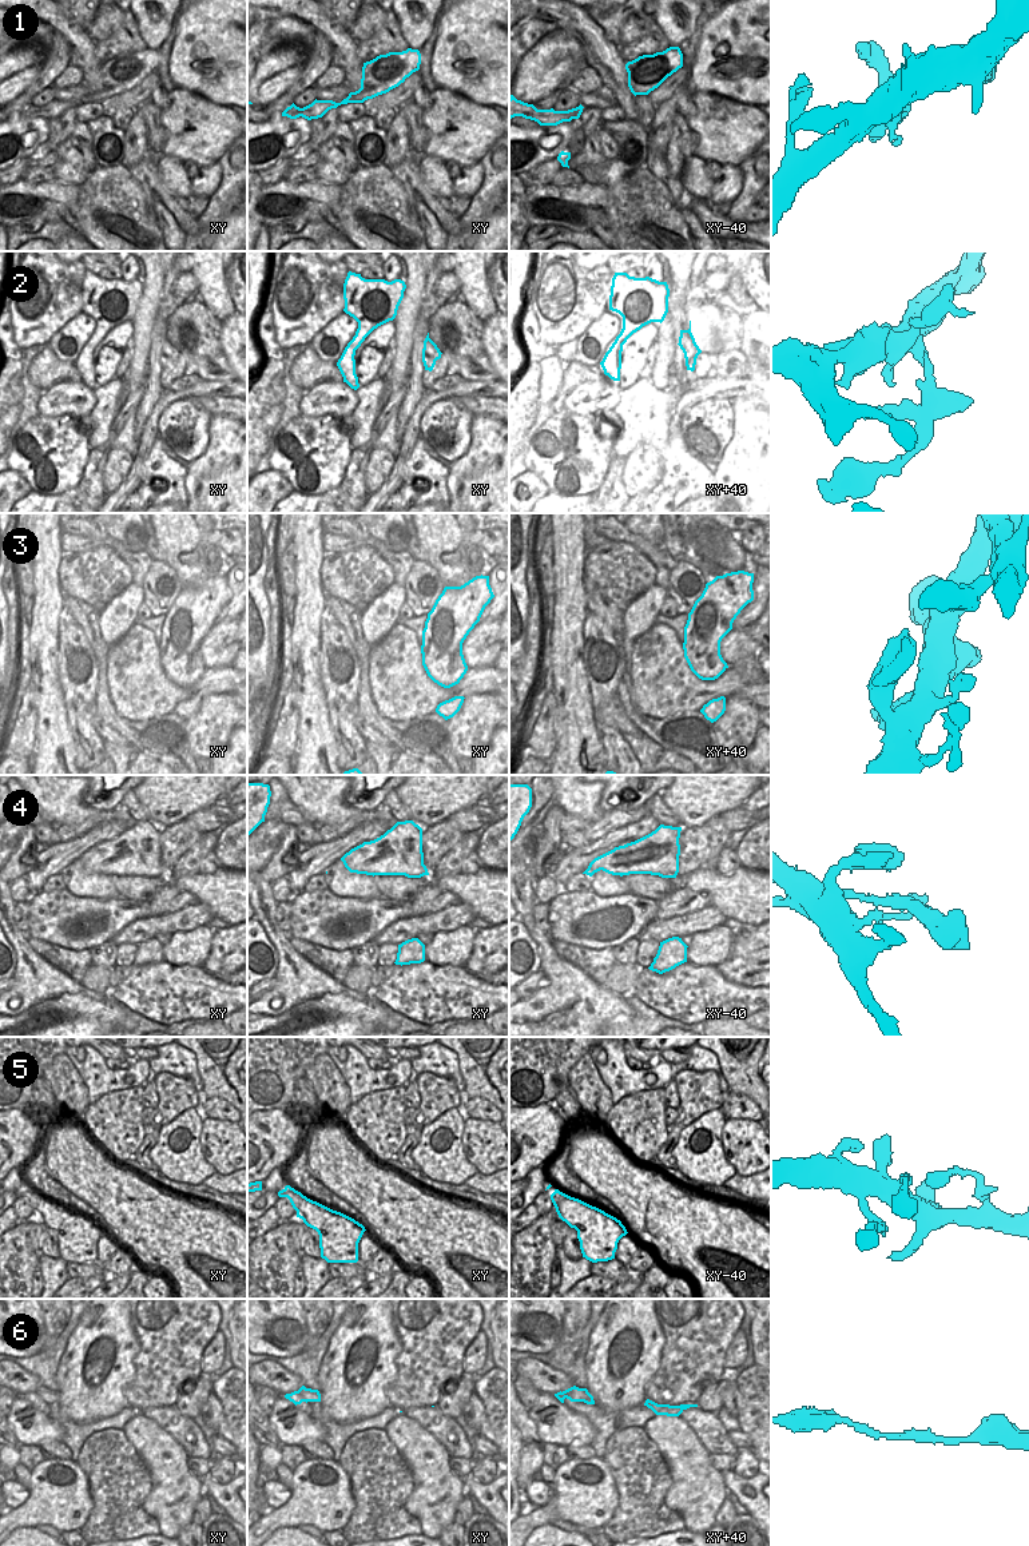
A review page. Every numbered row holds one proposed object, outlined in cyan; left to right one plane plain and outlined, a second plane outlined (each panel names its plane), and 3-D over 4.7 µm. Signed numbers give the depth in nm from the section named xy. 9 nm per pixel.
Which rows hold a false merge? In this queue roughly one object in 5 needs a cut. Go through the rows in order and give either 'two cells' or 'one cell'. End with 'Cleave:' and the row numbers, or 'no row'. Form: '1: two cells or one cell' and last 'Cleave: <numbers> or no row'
1: one cell
2: two cells
3: one cell
4: one cell
5: one cell
6: one cell
Cleave: 2

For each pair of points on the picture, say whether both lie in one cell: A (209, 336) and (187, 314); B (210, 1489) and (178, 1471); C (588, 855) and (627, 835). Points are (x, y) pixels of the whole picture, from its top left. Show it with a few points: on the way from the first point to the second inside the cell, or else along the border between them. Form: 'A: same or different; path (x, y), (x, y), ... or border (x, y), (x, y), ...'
A: same; path (203, 330), (193, 320)
B: different; border (201, 1479), (205, 1493)
C: same; path (598, 847), (618, 838)

